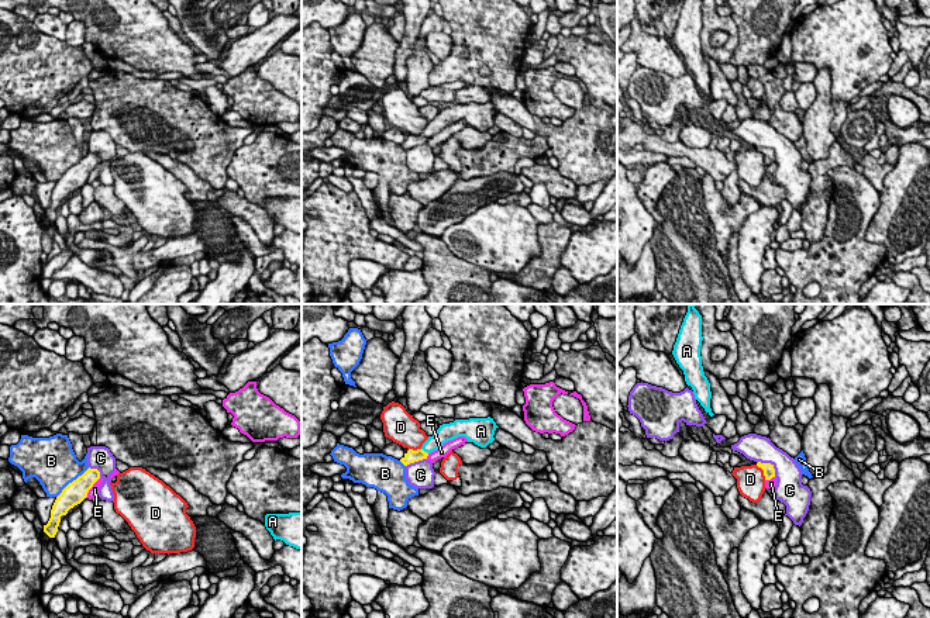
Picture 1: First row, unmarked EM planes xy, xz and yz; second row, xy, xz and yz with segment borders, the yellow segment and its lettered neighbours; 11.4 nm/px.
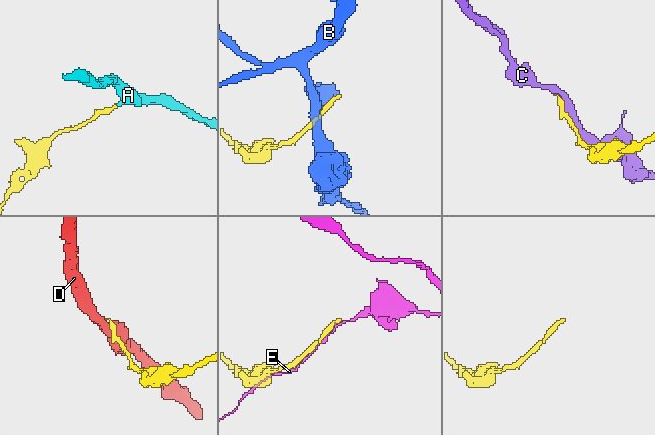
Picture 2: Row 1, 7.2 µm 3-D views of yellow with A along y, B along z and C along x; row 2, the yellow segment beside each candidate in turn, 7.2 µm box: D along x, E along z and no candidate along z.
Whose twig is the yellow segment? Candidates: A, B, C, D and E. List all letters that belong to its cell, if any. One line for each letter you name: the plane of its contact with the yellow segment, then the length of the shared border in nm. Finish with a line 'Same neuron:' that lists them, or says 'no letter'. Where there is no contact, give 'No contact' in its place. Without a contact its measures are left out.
A: Touches yellow in xz. Shared border 110 nm
Same neuron: A

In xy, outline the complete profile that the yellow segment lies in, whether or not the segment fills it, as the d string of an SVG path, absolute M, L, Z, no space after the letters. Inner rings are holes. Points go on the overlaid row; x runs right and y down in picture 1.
M87 469L82 476L69 483L62 493L56 497L51 518L46 525L44 525L44 532L49 538L55 538L61 517L66 515L70 508L80 504L86 497L93 484L100 479L100 472L97 469Z

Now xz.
M490 417L455 420L454 422L442 424L433 436L428 436L420 449L409 449L400 462L407 466L410 463L427 459L431 452L458 436L465 436L468 442L486 448L495 441L493 435L497 428L499 427Z

